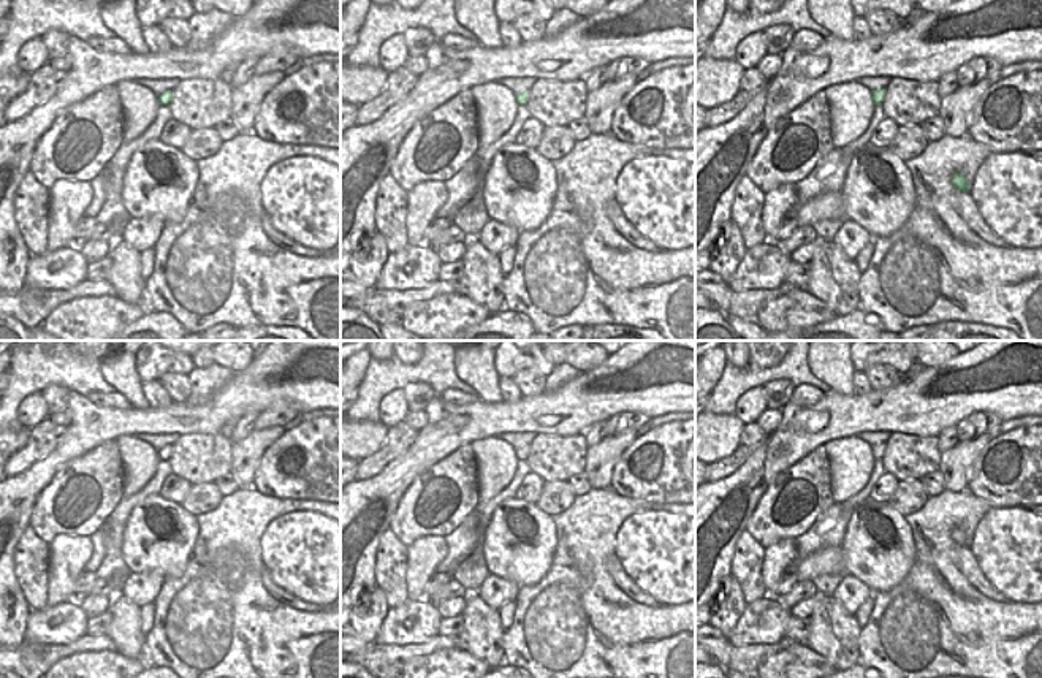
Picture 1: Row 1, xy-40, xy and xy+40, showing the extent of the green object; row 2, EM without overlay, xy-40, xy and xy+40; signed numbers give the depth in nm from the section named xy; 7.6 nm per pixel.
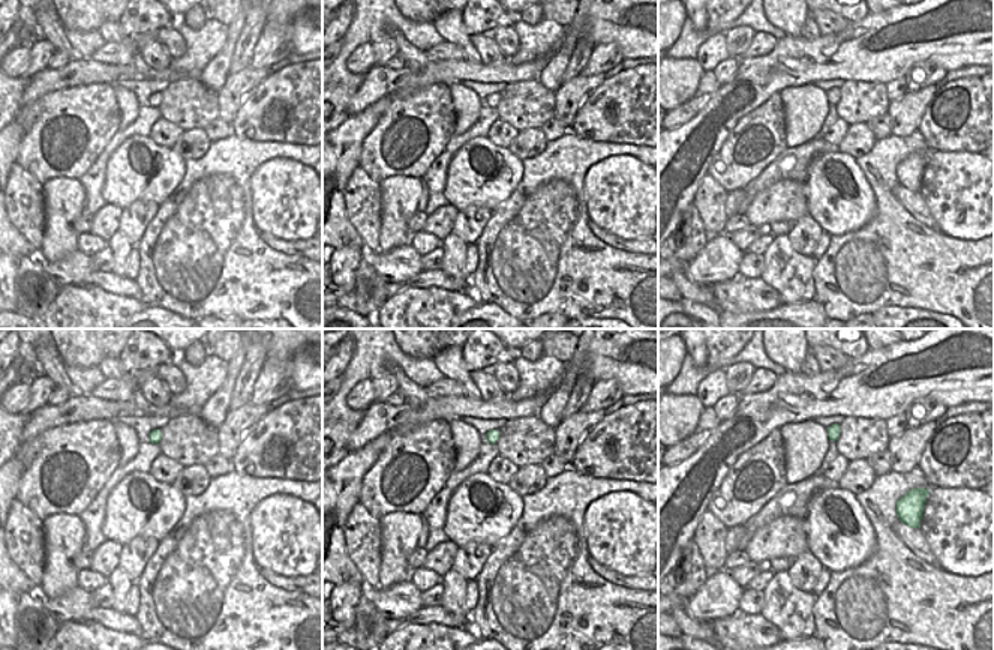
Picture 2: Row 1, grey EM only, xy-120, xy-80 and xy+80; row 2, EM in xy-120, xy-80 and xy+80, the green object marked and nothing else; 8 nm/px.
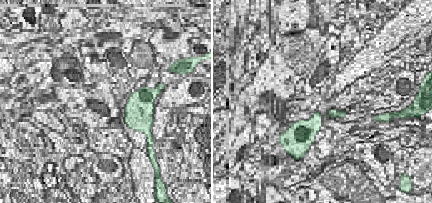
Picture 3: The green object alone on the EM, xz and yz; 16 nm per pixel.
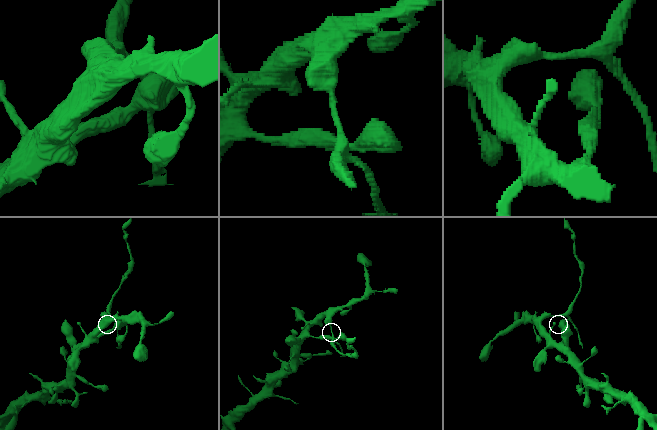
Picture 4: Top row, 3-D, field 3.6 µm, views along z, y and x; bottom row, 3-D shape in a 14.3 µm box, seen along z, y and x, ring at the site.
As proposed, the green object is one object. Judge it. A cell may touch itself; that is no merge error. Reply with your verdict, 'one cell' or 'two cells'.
two cells

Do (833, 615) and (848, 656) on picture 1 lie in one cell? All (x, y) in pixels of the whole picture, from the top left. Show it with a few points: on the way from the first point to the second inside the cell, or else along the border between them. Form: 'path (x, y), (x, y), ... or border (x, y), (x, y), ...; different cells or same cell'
path (833, 624), (833, 634), (840, 647); same cell

